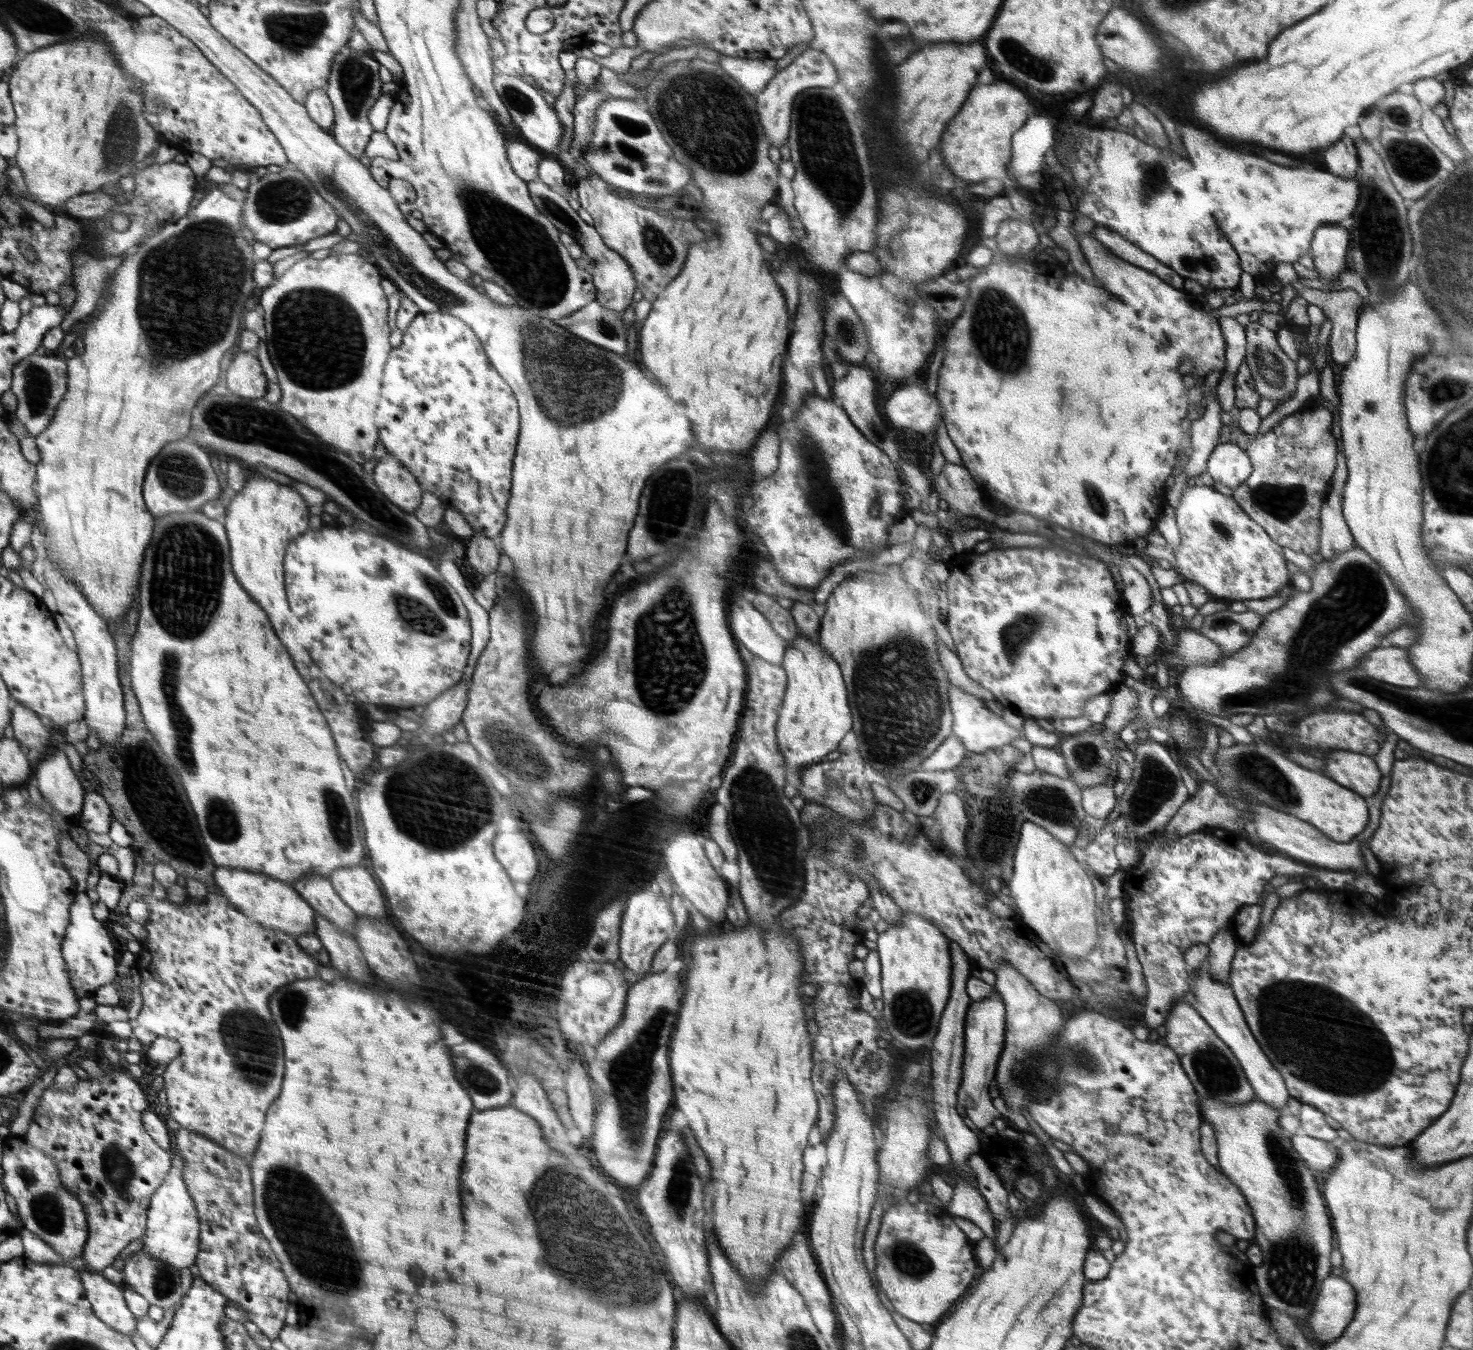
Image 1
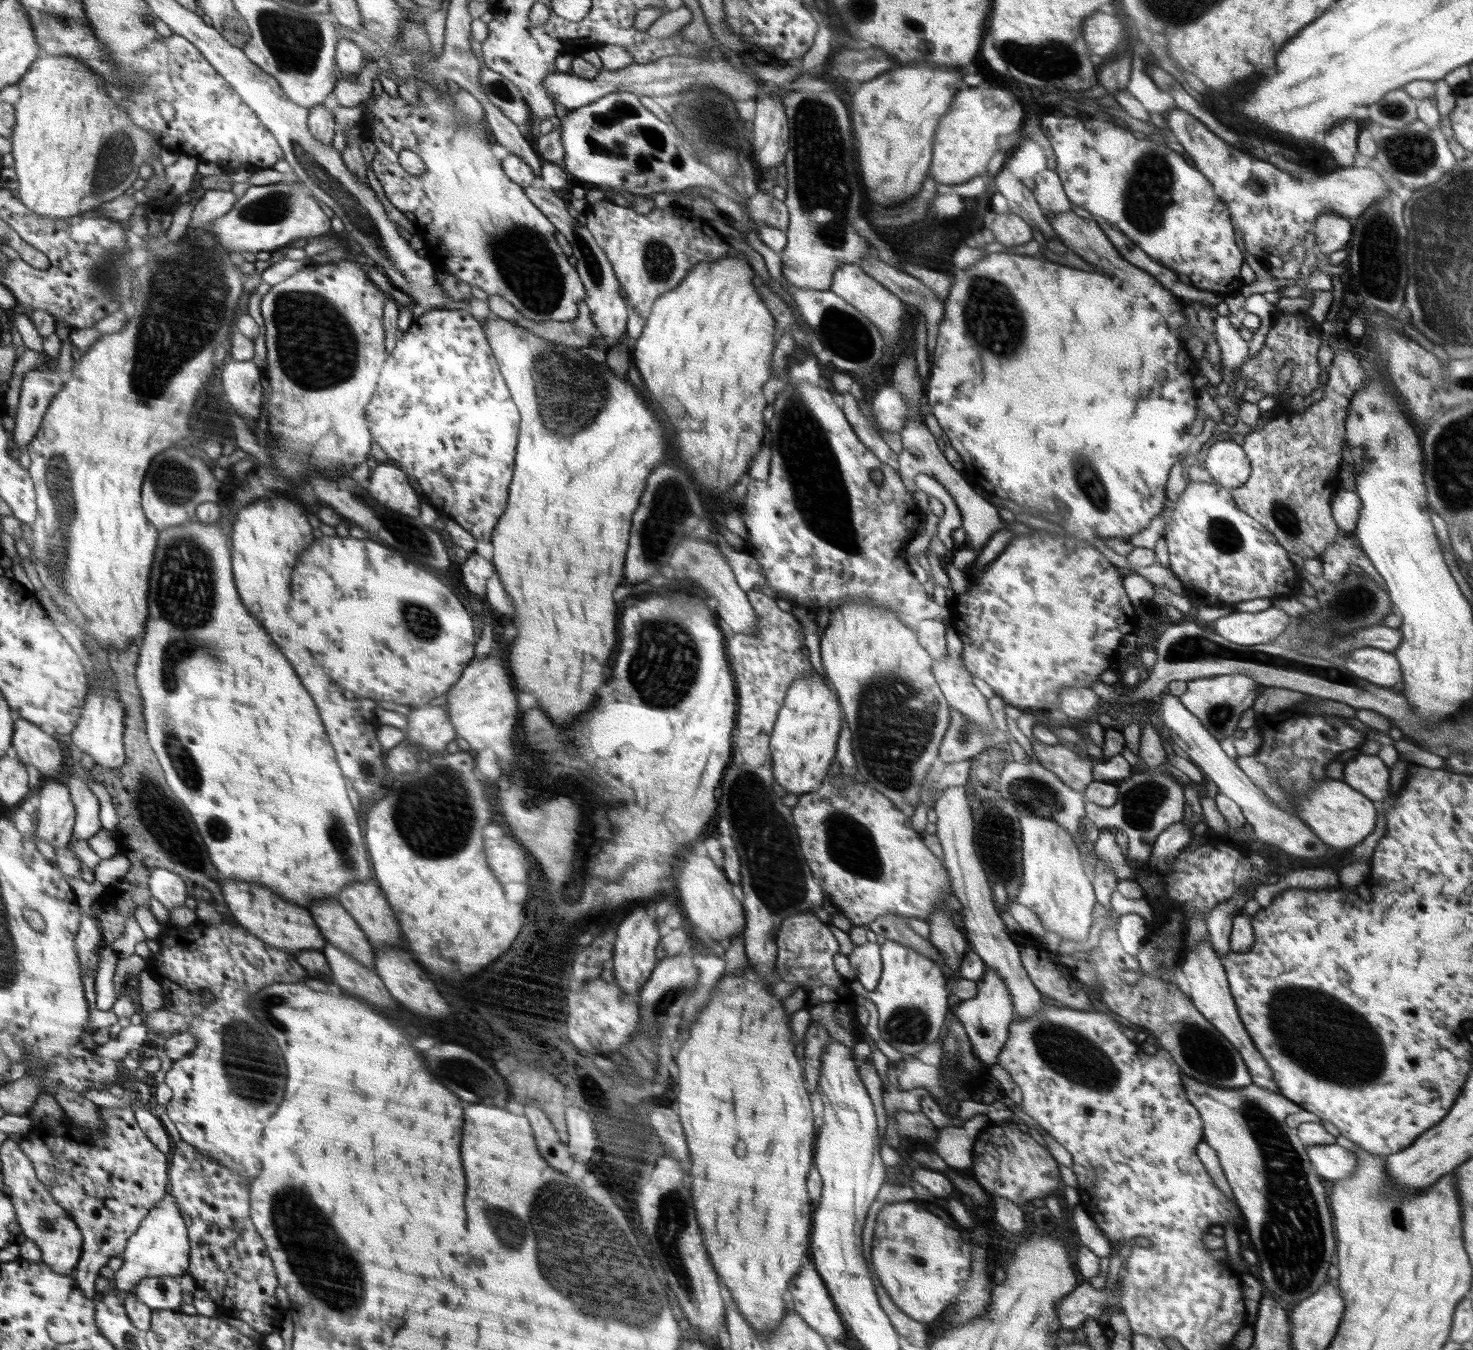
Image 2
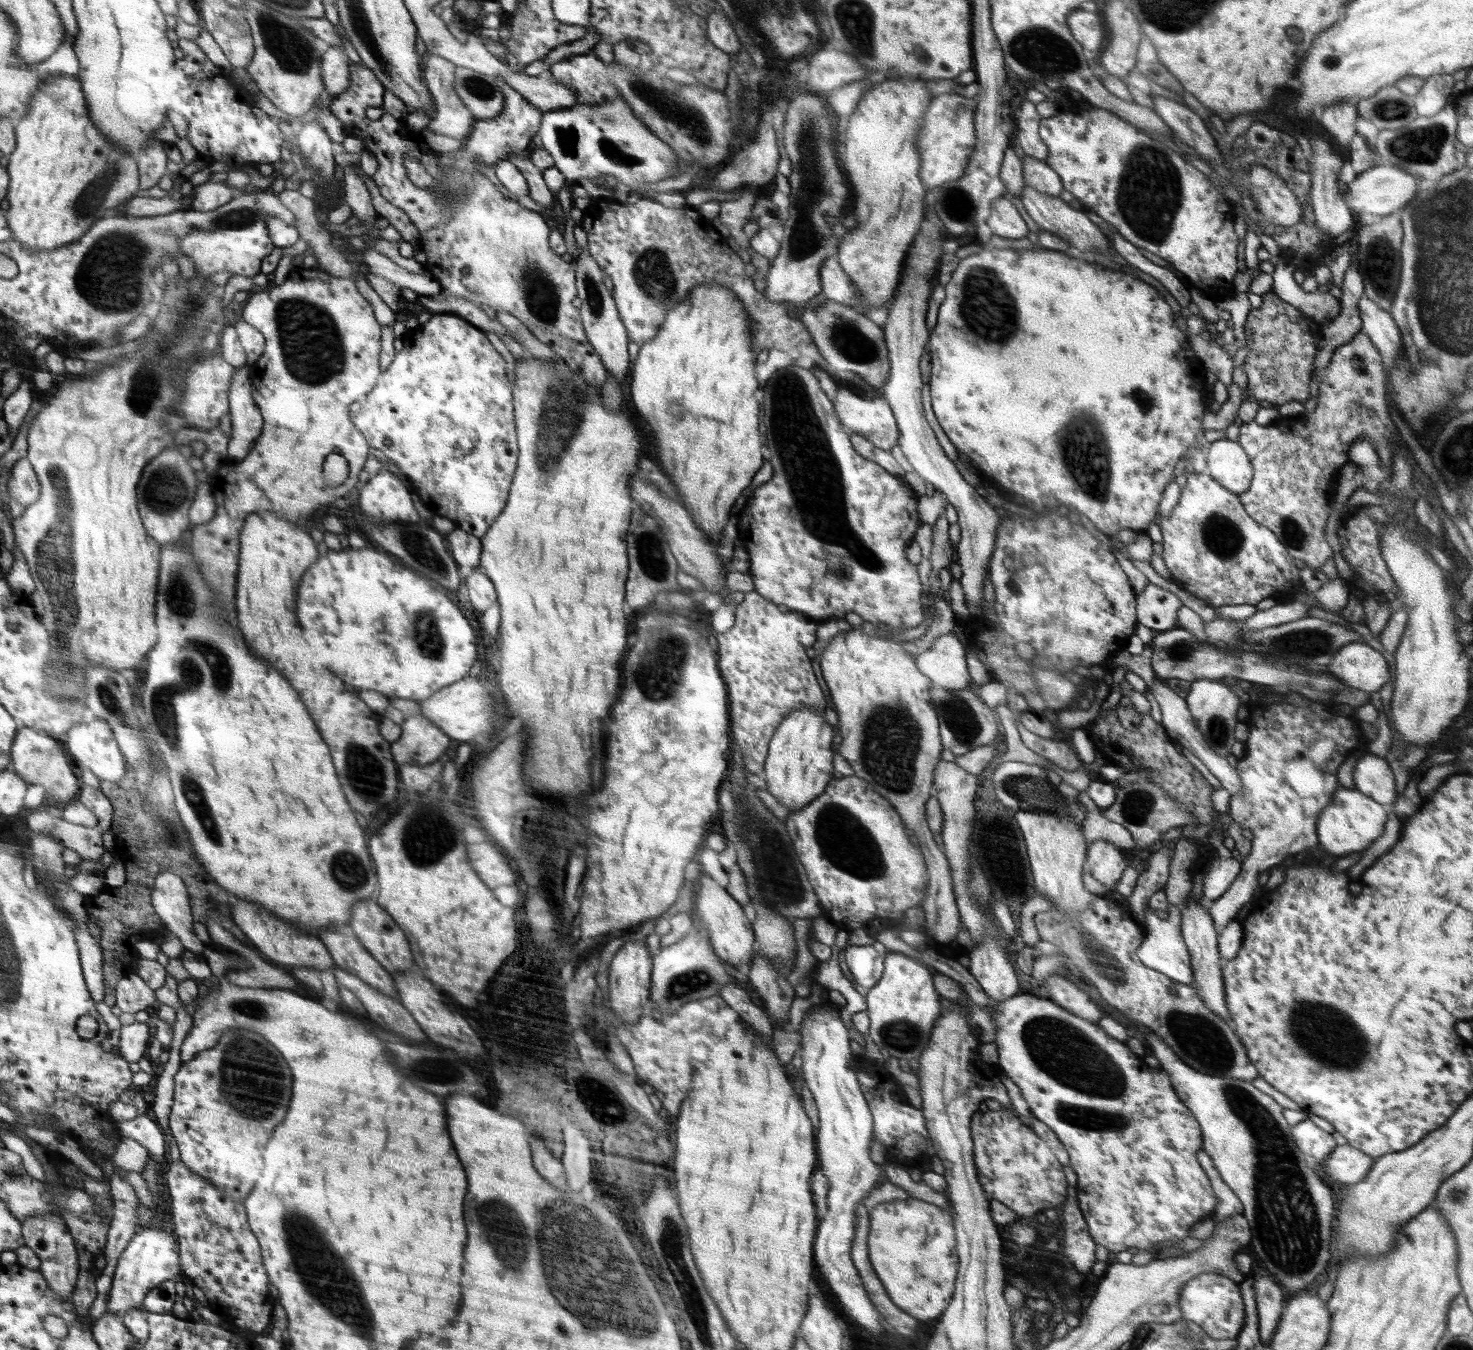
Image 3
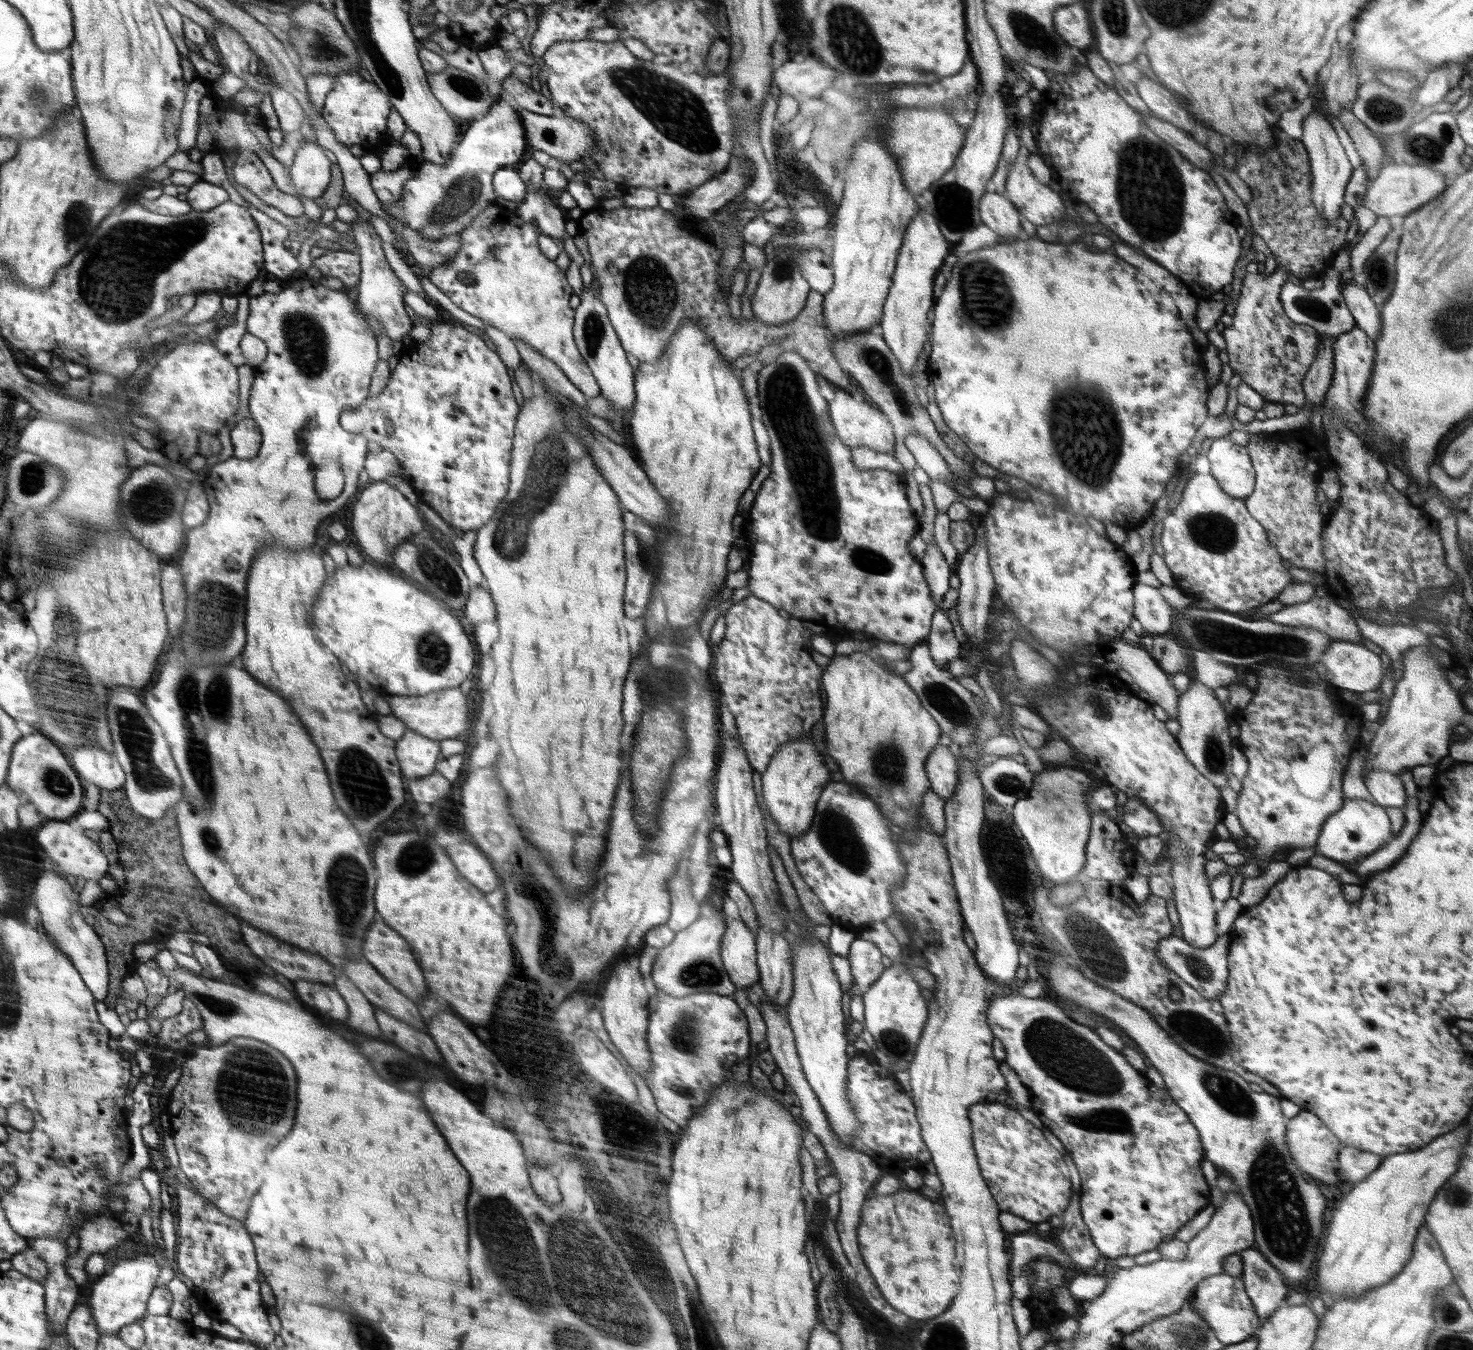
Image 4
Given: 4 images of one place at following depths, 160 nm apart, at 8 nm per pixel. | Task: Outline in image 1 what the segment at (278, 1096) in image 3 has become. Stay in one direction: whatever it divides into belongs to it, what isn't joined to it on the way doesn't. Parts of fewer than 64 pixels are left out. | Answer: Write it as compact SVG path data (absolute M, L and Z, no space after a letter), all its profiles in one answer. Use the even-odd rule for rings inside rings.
M150 892L142 900L150 907L150 916L144 926L148 931L147 939L142 942L141 951L135 955L133 967L138 970L141 976L140 992L143 1000L141 1011L137 1017L138 1024L155 1032L157 1036L165 1036L174 1039L182 1046L181 1053L167 1064L167 1068L162 1074L164 1078L163 1088L167 1094L168 1112L182 1128L193 1130L198 1134L207 1136L210 1140L224 1146L226 1150L241 1156L250 1162L252 1154L258 1146L260 1140L260 1130L264 1126L264 1116L270 1108L270 1104L278 1098L280 1088L282 1088L282 1076L284 1076L284 1052L282 1052L282 1040L278 1034L278 1028L274 1026L273 1015L269 1009L269 998L275 990L291 982L314 978L316 968L320 966L318 959L314 959L312 954L308 954L296 941L293 935L286 934L281 930L260 926L253 918L242 914L223 895L208 893L204 902L187 900L183 905L176 905L168 898L156 899L154 892Z

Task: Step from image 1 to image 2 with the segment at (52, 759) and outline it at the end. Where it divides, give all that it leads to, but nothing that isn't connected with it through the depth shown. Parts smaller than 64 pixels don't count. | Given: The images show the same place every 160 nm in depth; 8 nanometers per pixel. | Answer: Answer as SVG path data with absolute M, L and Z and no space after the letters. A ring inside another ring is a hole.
M44 778L44 783L39 790L39 807L35 819L38 821L36 826L36 838L50 844L55 851L68 848L73 834L75 824L76 809L70 800L69 788L66 780L58 778Z

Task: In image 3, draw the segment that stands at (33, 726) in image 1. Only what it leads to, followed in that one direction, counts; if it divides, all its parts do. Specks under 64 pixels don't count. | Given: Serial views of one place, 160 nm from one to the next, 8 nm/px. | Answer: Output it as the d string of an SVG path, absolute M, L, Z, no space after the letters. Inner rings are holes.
M24 726L22 734L17 734L13 742L13 769L16 774L29 784L39 784L46 789L47 802L55 802L65 806L73 800L79 800L80 784L78 776L72 772L64 752L60 750L58 742L44 732L34 732ZM72 772L72 774L70 774Z

